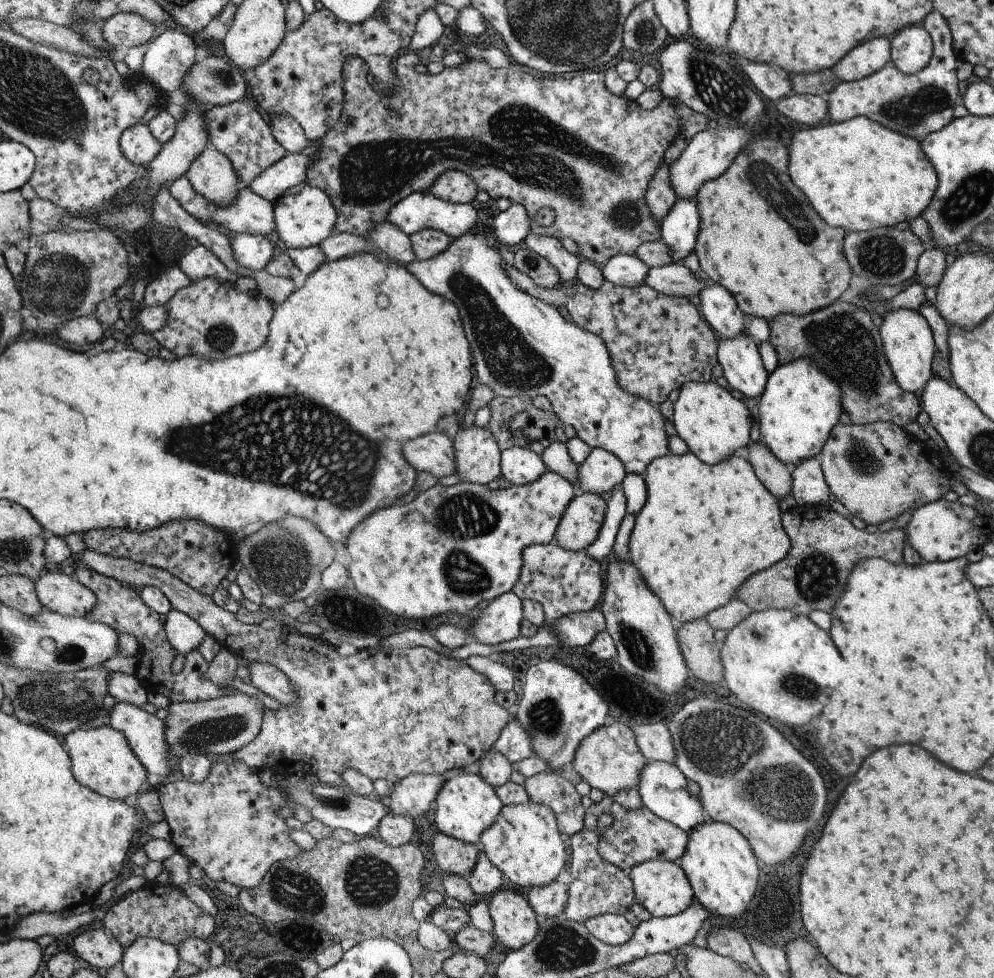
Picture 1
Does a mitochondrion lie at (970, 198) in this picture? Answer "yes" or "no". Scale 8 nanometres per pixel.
yes

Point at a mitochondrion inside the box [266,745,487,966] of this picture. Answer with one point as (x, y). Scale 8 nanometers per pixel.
(370, 882)

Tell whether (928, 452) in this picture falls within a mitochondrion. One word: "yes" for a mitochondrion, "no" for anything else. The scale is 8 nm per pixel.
no

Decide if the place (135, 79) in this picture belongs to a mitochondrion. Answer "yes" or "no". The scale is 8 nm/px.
no

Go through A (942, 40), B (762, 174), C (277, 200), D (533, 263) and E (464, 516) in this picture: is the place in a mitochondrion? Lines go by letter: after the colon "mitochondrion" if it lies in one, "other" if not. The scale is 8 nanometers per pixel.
A: other
B: mitochondrion
C: other
D: mitochondrion
E: mitochondrion

